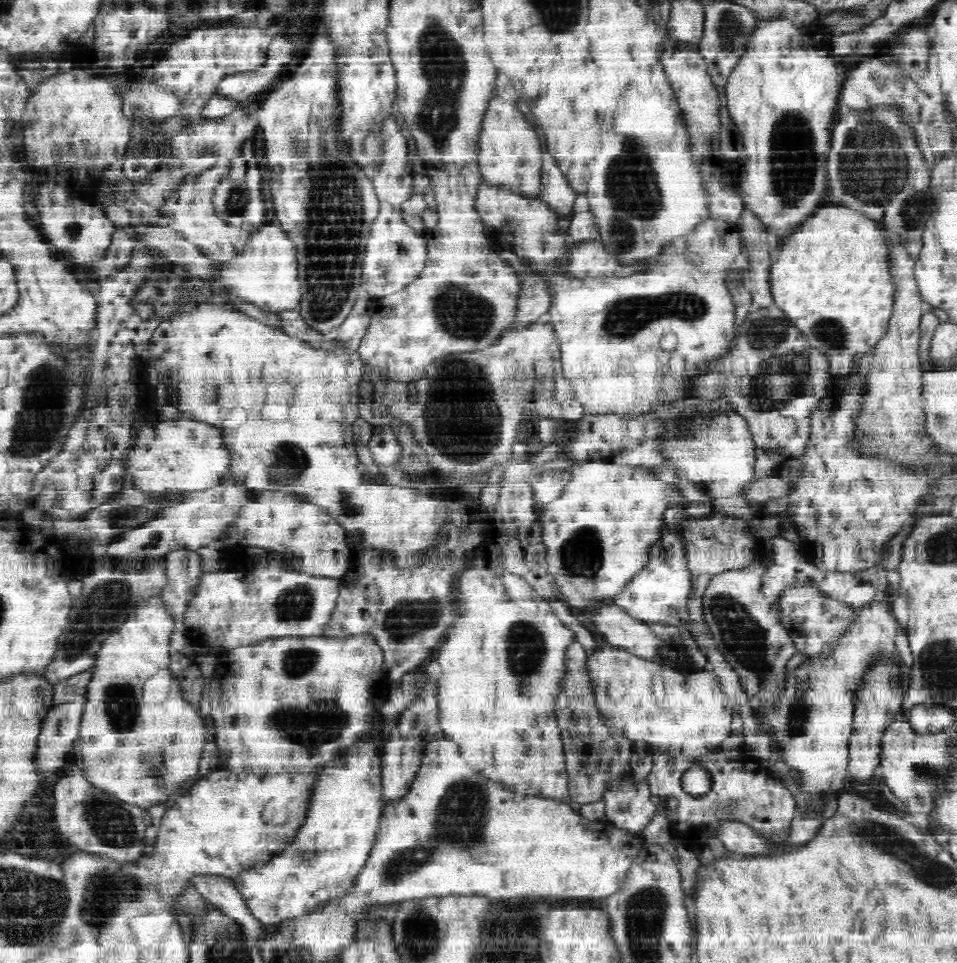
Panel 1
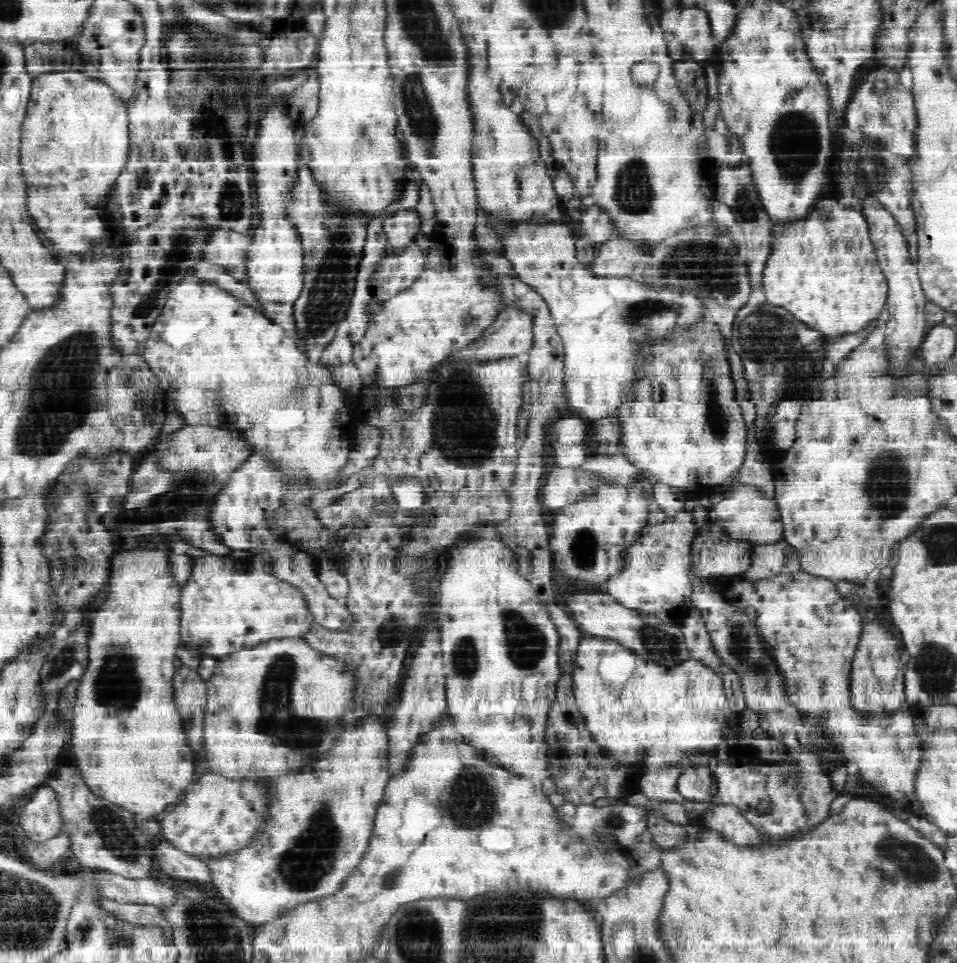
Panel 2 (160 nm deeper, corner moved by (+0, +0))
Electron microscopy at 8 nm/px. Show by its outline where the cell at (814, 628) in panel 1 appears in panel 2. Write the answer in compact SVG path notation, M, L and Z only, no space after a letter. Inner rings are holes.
M802 571L793 575L778 575L771 579L748 581L732 576L716 579L721 591L736 600L749 612L762 638L771 649L783 674L786 674L792 702L810 714L810 718L824 716L834 741L844 753L844 763L850 774L864 774L864 780L880 786L880 792L890 794L896 802L920 806L916 781L924 765L924 741L910 728L916 720L916 708L898 709L866 722L850 707L850 666L863 630L871 616L862 612L852 601L838 594L834 580ZM820 660L820 686L818 686ZM804 672L804 674L802 674ZM908 734L908 736L904 736ZM914 734L914 736L912 736Z

